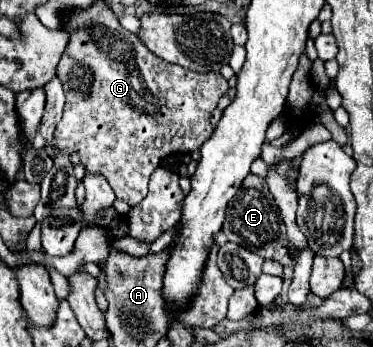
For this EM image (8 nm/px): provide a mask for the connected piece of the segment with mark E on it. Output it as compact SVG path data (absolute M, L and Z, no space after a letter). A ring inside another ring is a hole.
M248 175L240 187L240 191L230 199L228 211L226 211L226 221L224 221L224 235L228 241L242 243L248 247L252 253L260 255L262 259L276 259L284 267L290 265L294 267L298 251L288 243L286 231L284 231L284 221L280 219L280 211L276 207L276 201L272 199L272 193L268 191L268 185L264 177L258 175Z

